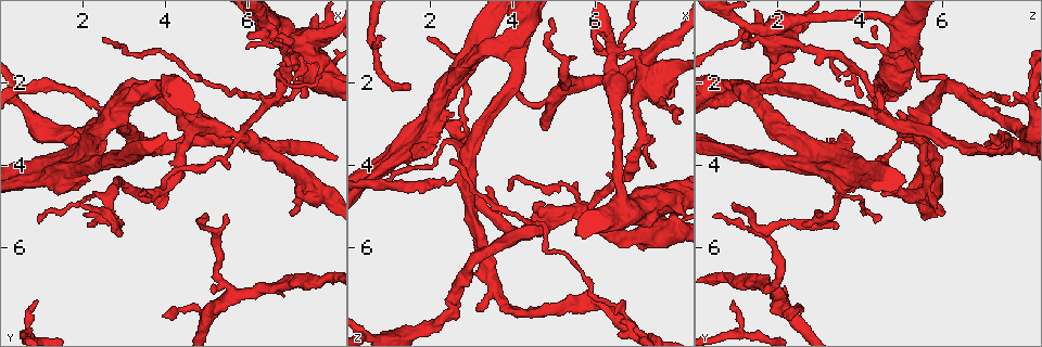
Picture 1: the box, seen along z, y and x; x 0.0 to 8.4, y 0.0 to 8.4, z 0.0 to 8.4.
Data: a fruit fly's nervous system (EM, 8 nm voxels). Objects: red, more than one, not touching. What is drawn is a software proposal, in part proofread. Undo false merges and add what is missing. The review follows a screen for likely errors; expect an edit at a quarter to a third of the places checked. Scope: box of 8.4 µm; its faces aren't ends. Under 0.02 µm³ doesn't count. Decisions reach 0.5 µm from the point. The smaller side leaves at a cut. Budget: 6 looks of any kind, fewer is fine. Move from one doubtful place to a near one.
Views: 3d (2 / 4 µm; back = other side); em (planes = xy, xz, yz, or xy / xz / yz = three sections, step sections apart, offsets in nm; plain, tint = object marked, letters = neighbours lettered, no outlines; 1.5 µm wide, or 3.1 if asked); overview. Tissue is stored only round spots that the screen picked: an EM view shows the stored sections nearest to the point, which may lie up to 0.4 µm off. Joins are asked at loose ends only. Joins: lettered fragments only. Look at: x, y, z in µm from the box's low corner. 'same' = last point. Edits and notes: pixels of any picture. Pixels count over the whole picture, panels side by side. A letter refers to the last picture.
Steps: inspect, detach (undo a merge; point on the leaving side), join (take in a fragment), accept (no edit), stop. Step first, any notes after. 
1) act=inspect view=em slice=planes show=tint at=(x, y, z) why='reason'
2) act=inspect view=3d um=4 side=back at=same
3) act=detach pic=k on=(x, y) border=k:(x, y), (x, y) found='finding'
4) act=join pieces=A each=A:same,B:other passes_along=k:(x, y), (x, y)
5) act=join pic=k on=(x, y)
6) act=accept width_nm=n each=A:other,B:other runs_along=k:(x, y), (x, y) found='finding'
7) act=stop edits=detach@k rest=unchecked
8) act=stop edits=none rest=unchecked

act=inspect view=em slice=planes show=letters at=(5.80, 3.25, 5.10) why='four arms meet'

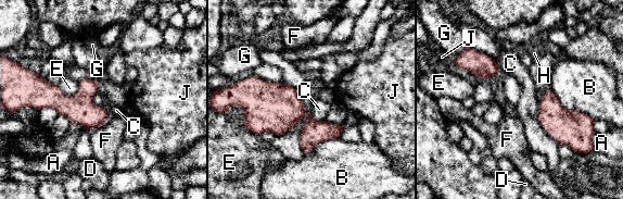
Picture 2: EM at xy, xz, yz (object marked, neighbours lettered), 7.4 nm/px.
act=accept longest_contact=C:360nm each=A:other,B:other,C:other,D:other,E:other,F:other,G:other,H:other,J:other found='all the same neuron'

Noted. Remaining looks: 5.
act=inspect view=em slice=planes show=letters at=(2.45, 0.95, 3.95) why='end of a long branch'

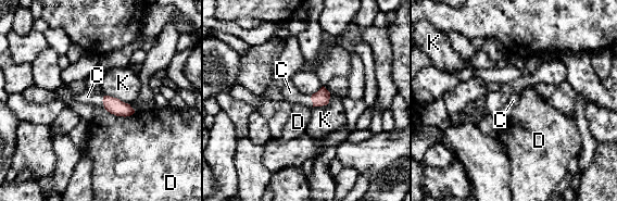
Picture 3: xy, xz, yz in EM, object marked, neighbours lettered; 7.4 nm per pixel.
act=join pieces=C longest_contact=D:240nm each=C:same,D:other,K:other passes_along=3:(114, 105), (103, 101), (87, 97) found='the neuron continues'

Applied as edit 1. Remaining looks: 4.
act=inspect view=em slice=planes show=letters at=(0.85, 7.30, 0.90)

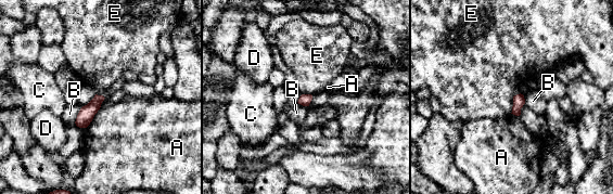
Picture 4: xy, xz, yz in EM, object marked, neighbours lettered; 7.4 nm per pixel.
act=accept each=A:other,B:other,C:other,D:other,E:other border=4:(514, 95), (510, 113) found='no lettered fragment goes on from it'

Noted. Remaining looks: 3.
act=stop edits=join@3 rest=unchecked

